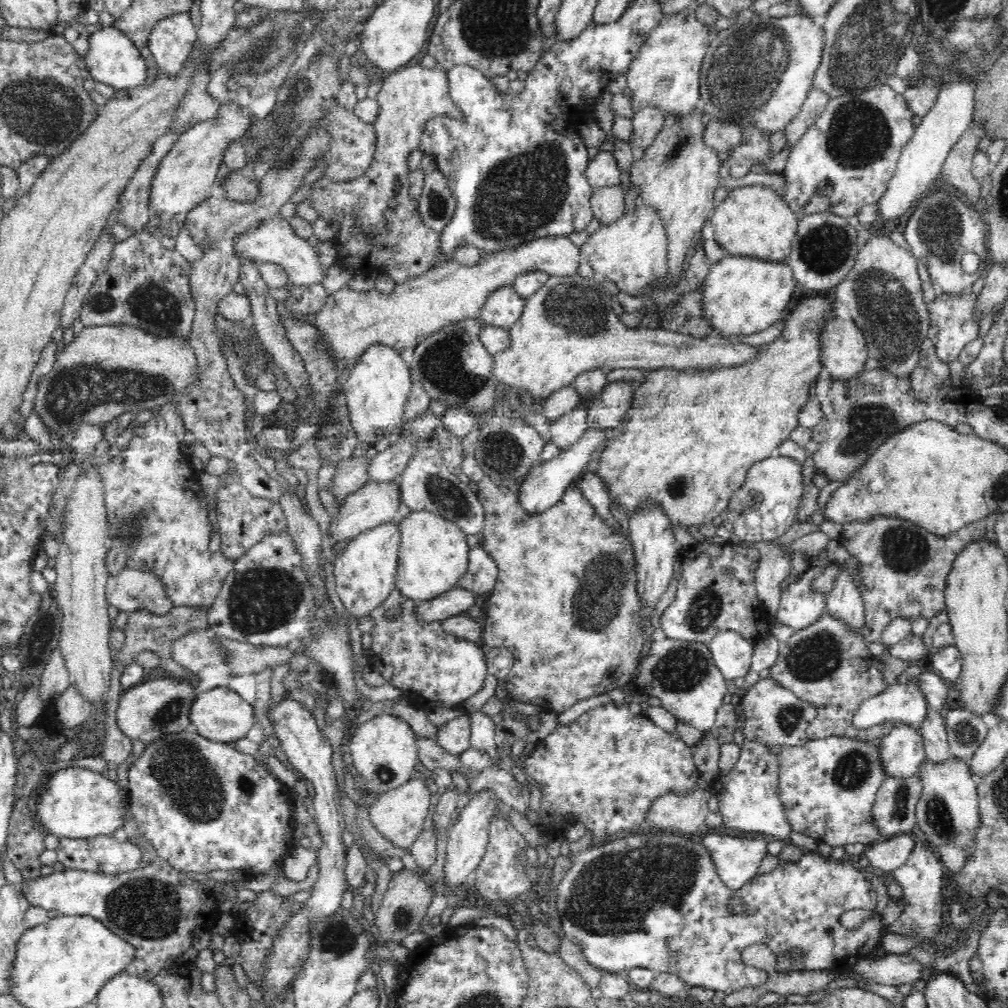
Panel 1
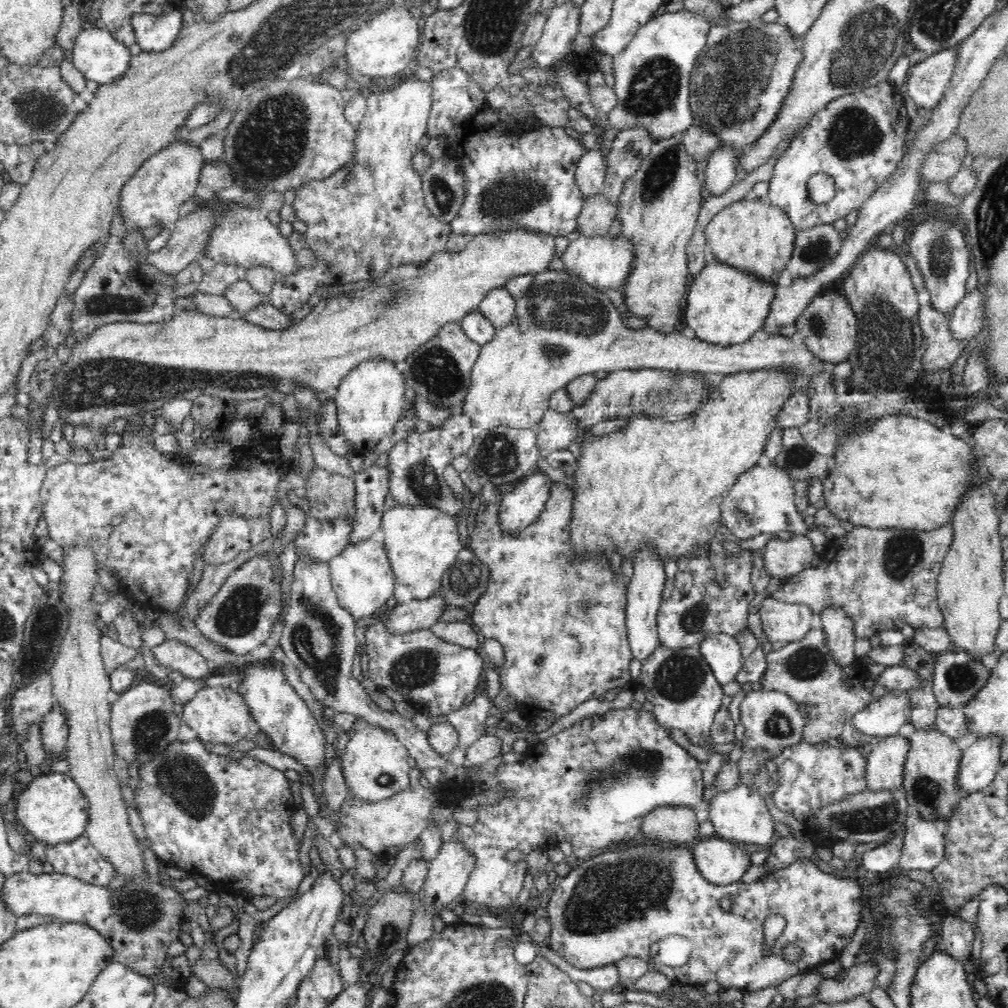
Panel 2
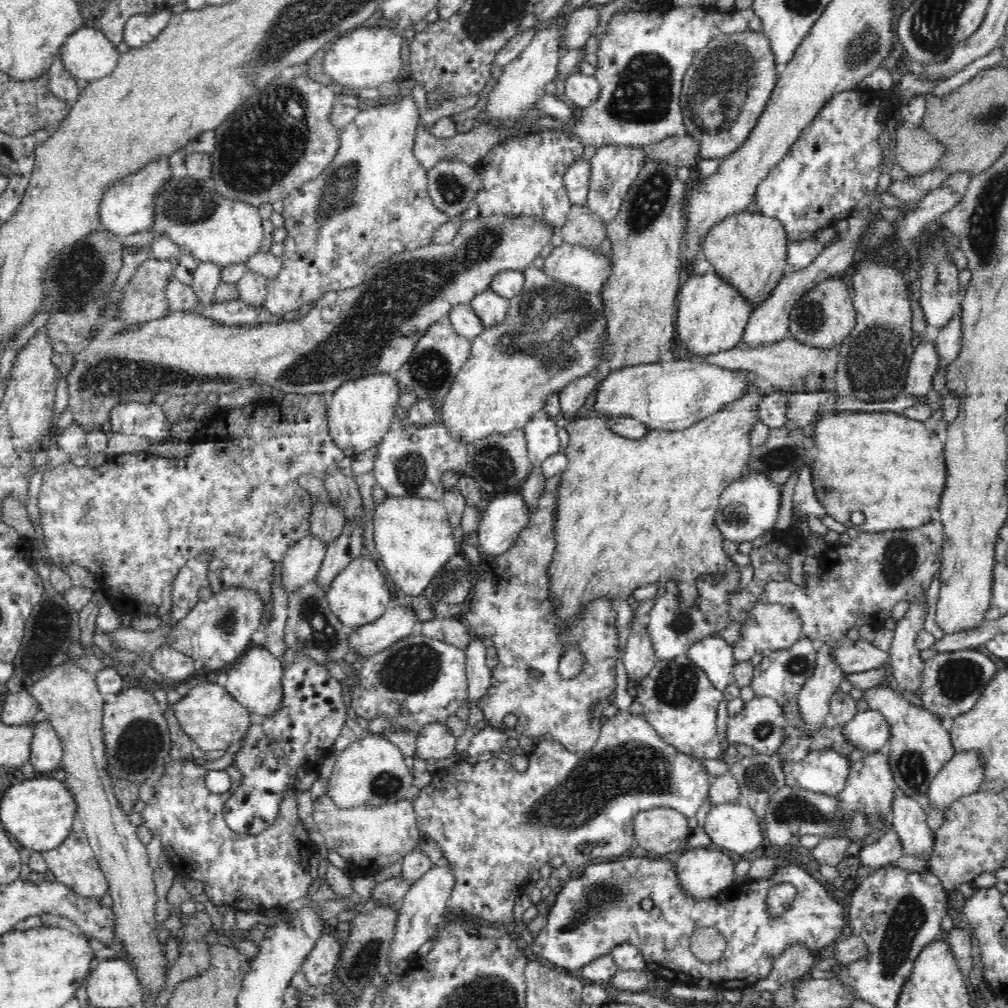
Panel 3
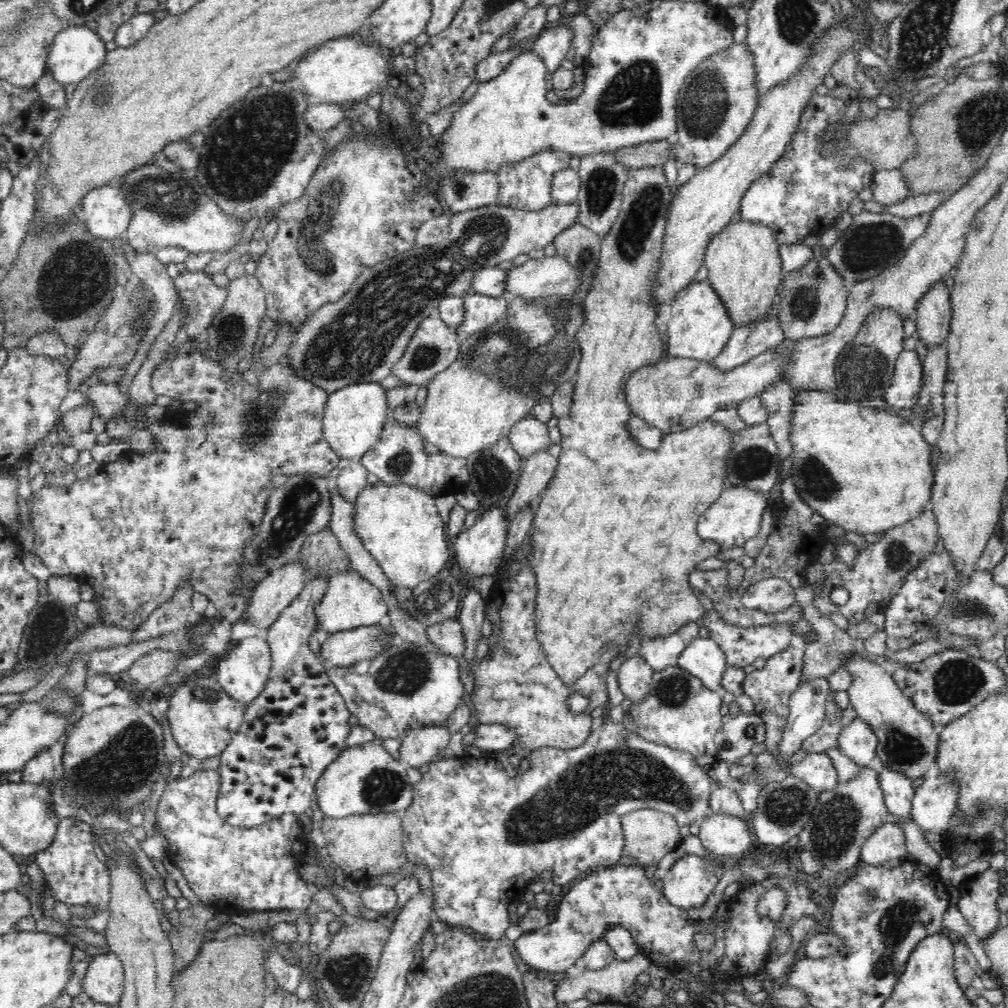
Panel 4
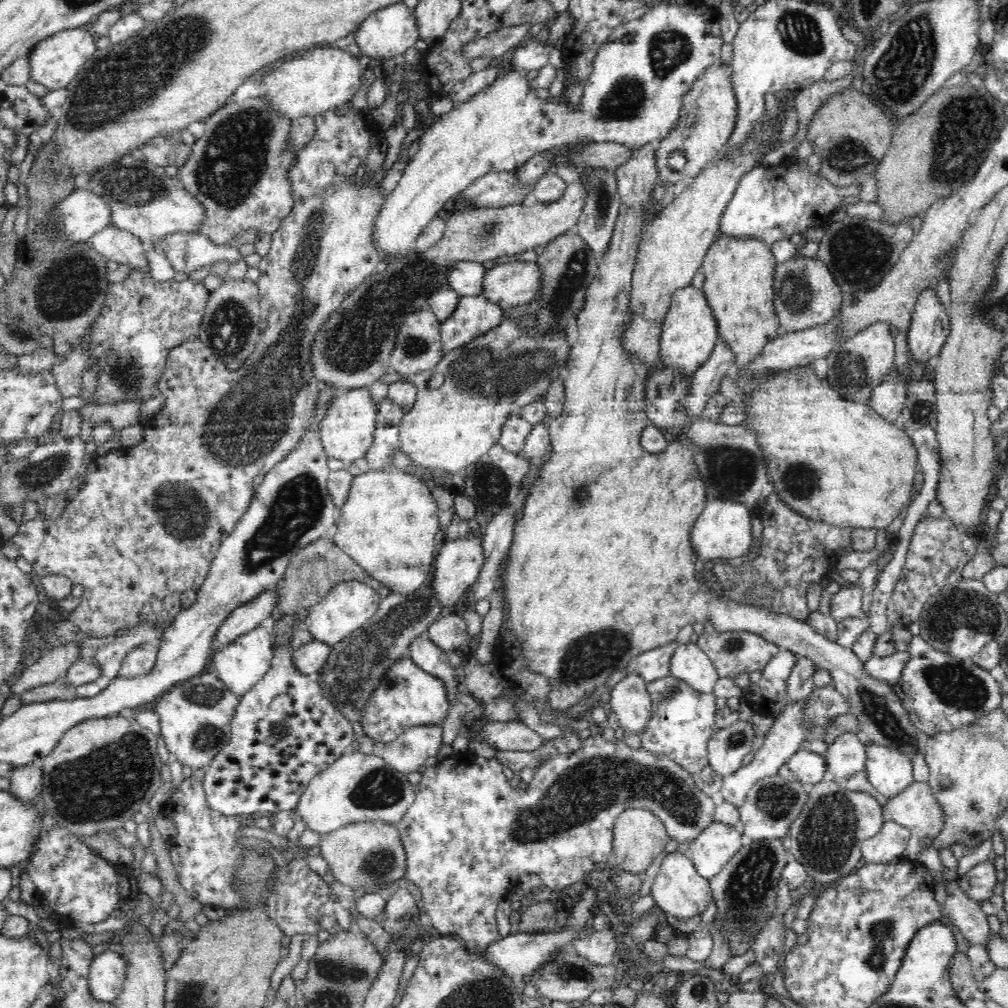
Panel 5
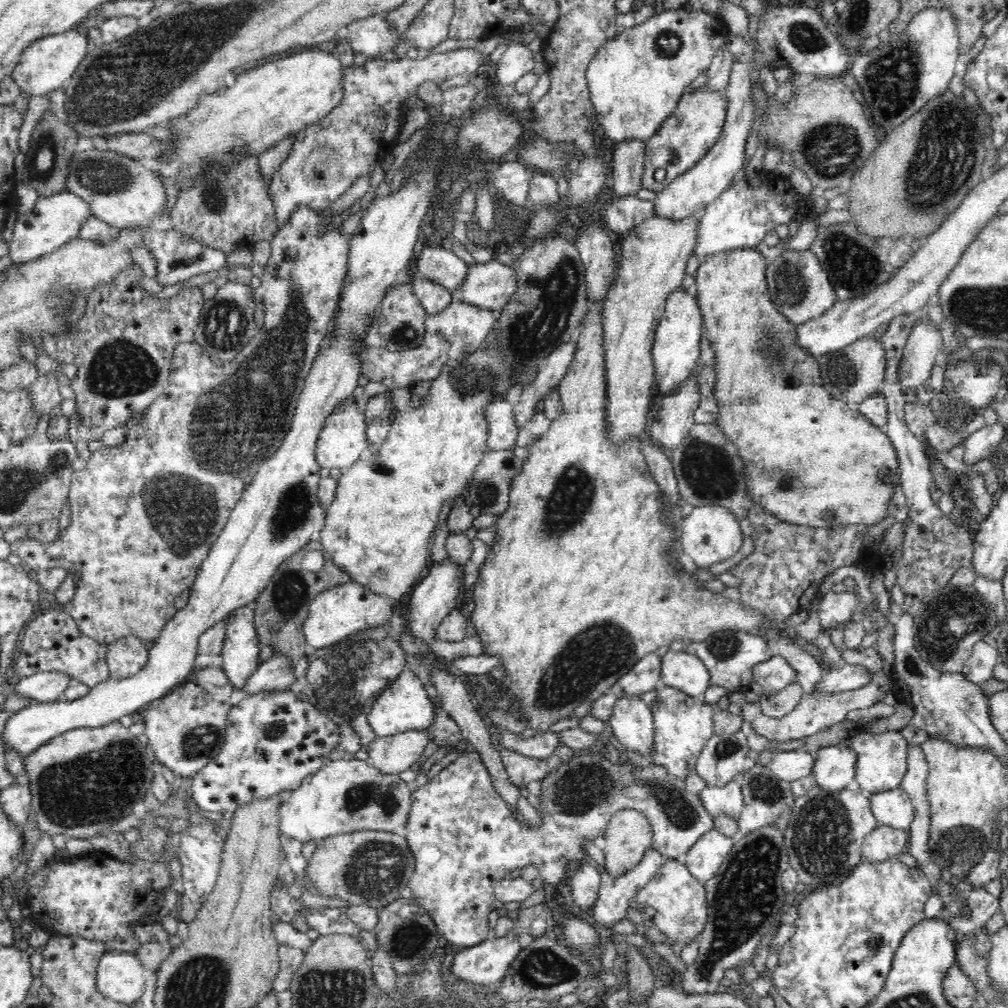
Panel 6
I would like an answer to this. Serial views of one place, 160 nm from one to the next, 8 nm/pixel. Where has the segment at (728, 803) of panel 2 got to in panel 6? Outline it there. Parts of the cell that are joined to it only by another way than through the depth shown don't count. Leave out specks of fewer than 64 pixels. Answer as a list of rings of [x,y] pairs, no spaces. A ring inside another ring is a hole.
[[[714,827],[703,834],[687,852],[686,865],[697,880],[705,883],[718,875],[721,864],[732,852],[736,837]]]

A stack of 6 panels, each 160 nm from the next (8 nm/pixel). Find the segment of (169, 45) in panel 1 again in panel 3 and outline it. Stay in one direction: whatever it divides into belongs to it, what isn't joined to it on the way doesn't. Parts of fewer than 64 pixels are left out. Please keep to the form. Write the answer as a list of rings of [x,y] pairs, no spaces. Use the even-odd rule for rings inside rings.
[[[170,9],[132,15],[124,26],[124,40],[131,48],[144,48],[152,40],[156,40],[164,28],[168,28],[172,16]]]

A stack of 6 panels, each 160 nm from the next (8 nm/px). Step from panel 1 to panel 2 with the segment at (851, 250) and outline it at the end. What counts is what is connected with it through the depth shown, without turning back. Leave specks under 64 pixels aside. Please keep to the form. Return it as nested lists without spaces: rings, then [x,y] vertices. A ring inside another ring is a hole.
[[[820,223],[806,230],[797,231],[791,260],[786,276],[810,279],[818,275],[841,254],[845,231],[838,230],[833,223]]]

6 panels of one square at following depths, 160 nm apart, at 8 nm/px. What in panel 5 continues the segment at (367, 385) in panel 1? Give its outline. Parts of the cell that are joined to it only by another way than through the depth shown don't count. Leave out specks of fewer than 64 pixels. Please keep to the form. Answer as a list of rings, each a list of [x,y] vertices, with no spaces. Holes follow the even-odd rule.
[[[368,387],[354,388],[346,393],[336,394],[327,405],[325,415],[319,424],[319,437],[328,458],[341,460],[349,465],[368,452],[373,443],[377,427],[379,405],[372,398]]]

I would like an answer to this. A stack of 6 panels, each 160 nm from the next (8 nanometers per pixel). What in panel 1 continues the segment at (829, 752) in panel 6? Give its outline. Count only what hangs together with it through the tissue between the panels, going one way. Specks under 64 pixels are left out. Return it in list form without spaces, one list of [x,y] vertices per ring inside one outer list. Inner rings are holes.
[[[914,679],[906,684],[892,684],[882,694],[864,700],[854,714],[854,726],[865,729],[882,721],[912,723],[920,726],[928,712],[926,693]]]

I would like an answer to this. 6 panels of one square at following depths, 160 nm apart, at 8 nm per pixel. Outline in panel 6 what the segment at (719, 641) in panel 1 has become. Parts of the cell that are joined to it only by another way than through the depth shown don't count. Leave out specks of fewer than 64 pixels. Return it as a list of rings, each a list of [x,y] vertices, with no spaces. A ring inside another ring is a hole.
[[[670,650],[662,658],[661,684],[682,689],[687,695],[702,696],[710,688],[710,671],[694,653]]]

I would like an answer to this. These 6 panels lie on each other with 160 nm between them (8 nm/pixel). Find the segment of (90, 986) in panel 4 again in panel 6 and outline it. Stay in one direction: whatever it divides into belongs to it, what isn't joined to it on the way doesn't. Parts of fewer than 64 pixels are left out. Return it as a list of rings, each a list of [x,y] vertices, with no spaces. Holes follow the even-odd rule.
[[[106,951],[97,966],[99,994],[119,1003],[134,1004],[145,990],[144,969],[140,957],[134,952]]]

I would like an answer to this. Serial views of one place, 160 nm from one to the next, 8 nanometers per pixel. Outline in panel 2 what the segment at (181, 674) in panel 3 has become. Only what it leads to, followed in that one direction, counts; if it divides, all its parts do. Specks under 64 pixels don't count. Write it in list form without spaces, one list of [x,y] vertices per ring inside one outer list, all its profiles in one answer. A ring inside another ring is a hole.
[[[166,639],[153,649],[155,658],[170,671],[178,671],[185,677],[204,679],[213,675],[206,657],[194,645],[178,639]]]

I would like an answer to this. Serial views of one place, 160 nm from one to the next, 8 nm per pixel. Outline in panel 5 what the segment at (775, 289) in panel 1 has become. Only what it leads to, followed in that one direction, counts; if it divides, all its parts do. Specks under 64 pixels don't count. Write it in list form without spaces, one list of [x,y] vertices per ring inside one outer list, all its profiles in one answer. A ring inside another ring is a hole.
[[[689,285],[687,288],[675,291],[671,305],[667,310],[667,316],[661,333],[659,358],[666,367],[684,369],[686,375],[693,375],[710,358],[716,344],[719,341],[719,325],[715,312],[709,304],[708,298],[703,290],[698,290]]]

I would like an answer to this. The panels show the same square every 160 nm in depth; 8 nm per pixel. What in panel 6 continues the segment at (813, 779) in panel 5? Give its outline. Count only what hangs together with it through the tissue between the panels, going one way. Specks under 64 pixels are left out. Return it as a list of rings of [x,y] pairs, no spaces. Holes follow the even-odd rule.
[[[802,748],[789,752],[778,752],[769,770],[774,772],[775,777],[791,784],[814,773],[815,758],[814,754],[809,754]]]

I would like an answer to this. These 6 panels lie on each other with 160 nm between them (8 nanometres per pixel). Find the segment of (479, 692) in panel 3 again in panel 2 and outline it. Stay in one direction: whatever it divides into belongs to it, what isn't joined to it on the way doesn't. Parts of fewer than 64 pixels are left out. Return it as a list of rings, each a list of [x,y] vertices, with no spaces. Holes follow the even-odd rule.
[[[483,691],[478,693],[470,704],[443,717],[459,733],[459,744],[449,754],[455,764],[466,764],[468,748],[486,735],[488,725],[494,722],[490,716],[492,705],[493,701],[488,697],[487,691]]]

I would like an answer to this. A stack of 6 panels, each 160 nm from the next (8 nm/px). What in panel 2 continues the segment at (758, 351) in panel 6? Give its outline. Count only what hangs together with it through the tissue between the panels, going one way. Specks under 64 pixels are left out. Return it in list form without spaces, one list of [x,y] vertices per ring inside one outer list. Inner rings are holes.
[[[756,197],[726,205],[726,208],[712,217],[705,228],[709,252],[715,256],[716,262],[747,270],[763,280],[773,280],[775,284],[782,276],[786,276],[796,234],[792,219],[782,207],[772,202],[766,204]],[[890,415],[884,416],[881,420],[876,420],[870,426],[870,428],[864,428],[864,430],[854,430],[852,434],[844,436],[840,446],[838,446],[838,452],[831,461],[831,466],[828,472],[828,478],[823,482],[823,500],[824,506],[828,507],[828,510],[839,518],[841,521],[846,520],[850,524],[866,525],[868,528],[909,528],[920,531],[938,531],[938,528],[944,526],[944,524],[951,524],[958,510],[958,506],[962,504],[962,498],[976,486],[976,480],[980,478],[990,477],[985,473],[985,470],[980,466],[979,458],[975,454],[974,447],[968,437],[956,437],[949,432],[948,429],[932,424],[930,421],[906,415]]]

